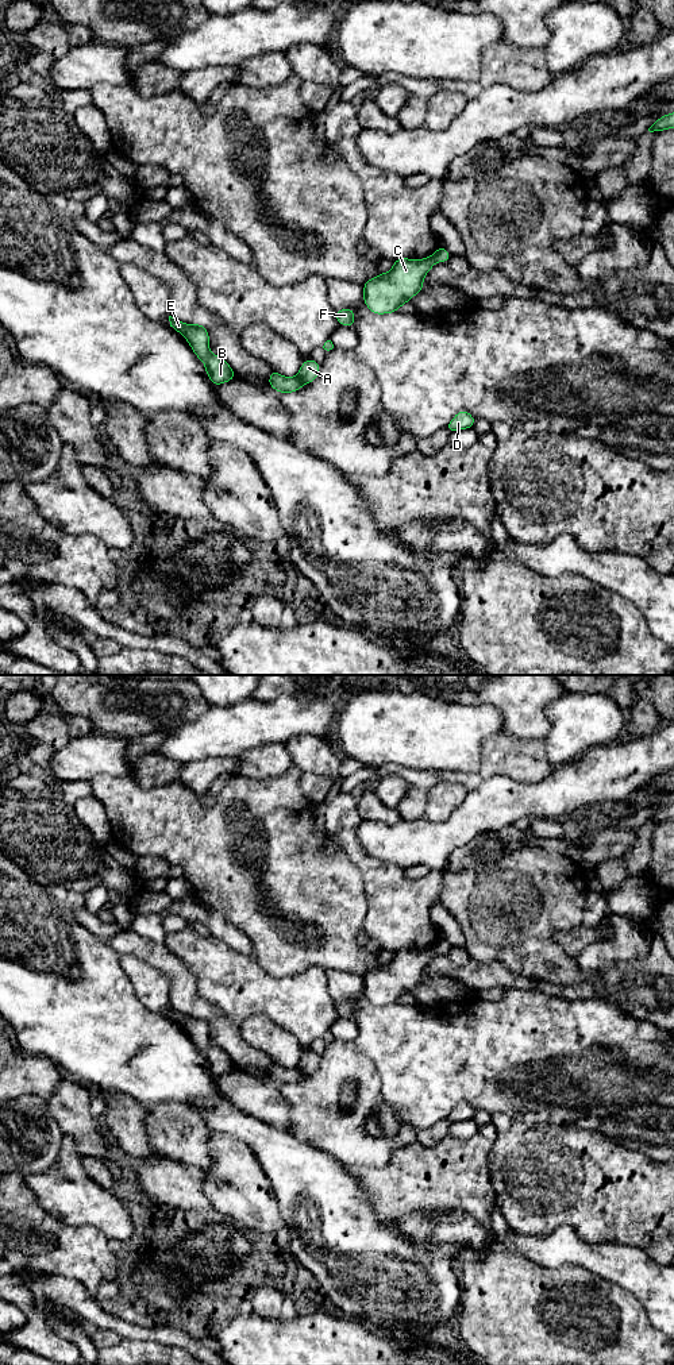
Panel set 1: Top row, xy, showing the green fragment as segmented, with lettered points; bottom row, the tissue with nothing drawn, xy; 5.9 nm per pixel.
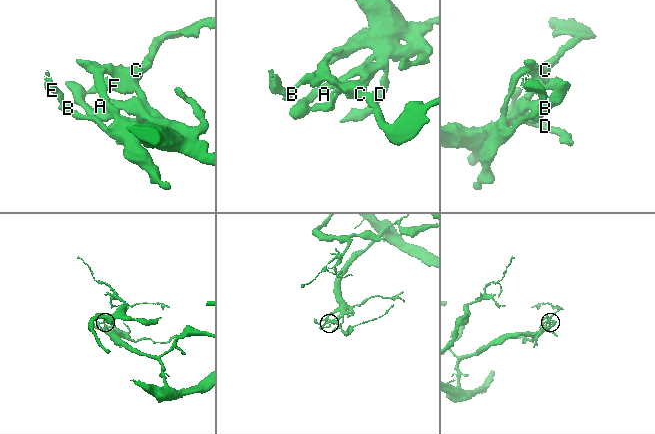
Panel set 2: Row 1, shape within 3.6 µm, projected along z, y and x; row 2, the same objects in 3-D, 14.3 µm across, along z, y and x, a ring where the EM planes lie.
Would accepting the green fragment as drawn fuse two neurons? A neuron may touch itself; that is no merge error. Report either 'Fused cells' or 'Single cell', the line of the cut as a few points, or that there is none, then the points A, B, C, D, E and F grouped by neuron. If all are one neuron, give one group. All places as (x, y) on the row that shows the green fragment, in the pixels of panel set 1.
Fused cells. Split along xy (212, 354), (204, 362). Groups: A B C D F / E

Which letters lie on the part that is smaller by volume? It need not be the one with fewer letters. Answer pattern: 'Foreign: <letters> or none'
Foreign: E

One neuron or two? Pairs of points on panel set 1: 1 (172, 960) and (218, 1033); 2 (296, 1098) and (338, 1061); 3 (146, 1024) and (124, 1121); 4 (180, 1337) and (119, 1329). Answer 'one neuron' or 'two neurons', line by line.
1: one neuron
2: one neuron
3: two neurons
4: one neuron

